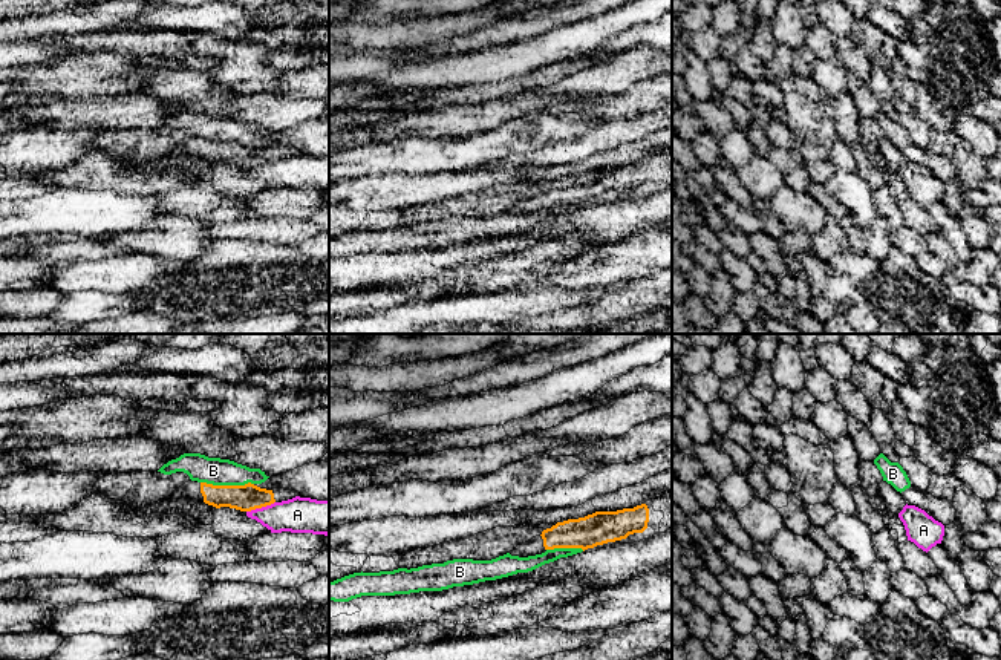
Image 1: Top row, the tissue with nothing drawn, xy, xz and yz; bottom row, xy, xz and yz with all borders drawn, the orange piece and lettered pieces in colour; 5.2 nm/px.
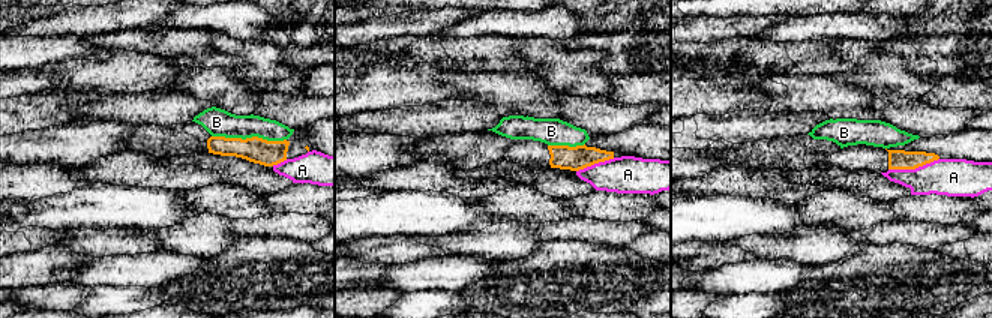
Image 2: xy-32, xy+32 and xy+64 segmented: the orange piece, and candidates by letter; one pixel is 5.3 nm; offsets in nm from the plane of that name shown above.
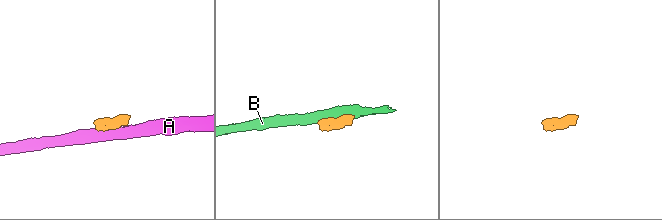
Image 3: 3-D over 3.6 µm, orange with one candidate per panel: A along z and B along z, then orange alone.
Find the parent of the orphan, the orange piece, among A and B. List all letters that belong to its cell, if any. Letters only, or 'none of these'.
none of these

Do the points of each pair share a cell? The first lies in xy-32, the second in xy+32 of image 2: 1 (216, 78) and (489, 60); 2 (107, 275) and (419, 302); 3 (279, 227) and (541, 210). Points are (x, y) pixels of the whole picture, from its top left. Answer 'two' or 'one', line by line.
1: two
2: two
3: two

